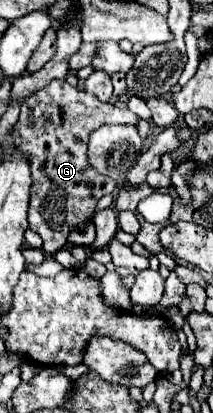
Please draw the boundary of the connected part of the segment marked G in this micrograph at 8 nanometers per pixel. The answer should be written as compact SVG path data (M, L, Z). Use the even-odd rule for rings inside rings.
M53 80L45 88L31 94L21 104L21 116L17 120L17 130L21 140L21 150L31 158L31 200L29 200L29 228L37 232L43 240L43 252L55 254L65 248L67 234L75 226L85 226L95 216L95 204L101 196L113 194L115 180L97 174L85 158L85 146L89 134L103 124L133 124L137 126L137 116L129 110L121 110L109 102L97 100L93 94L71 86L67 80ZM37 108L45 108L51 124L47 128L37 128Z

